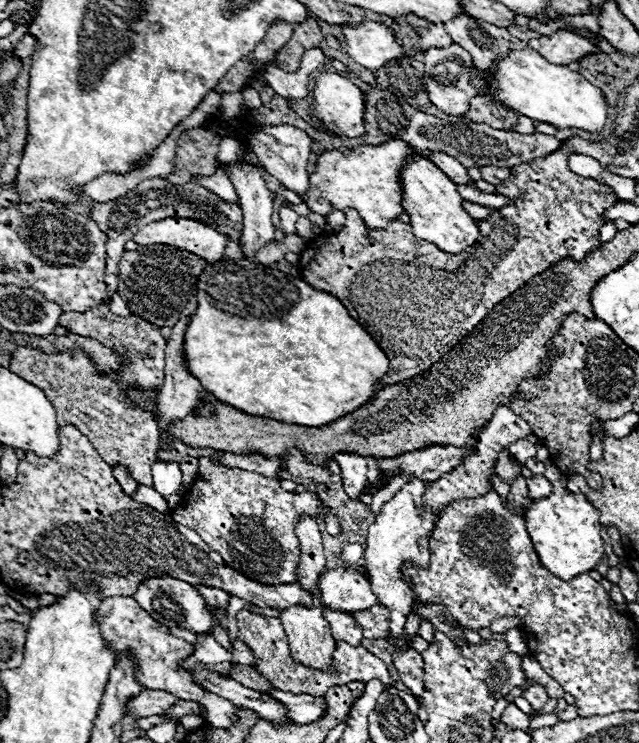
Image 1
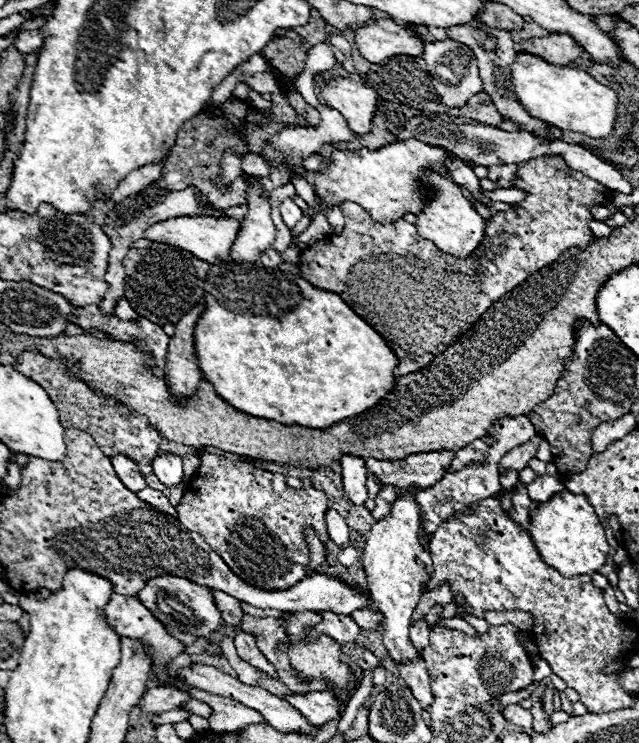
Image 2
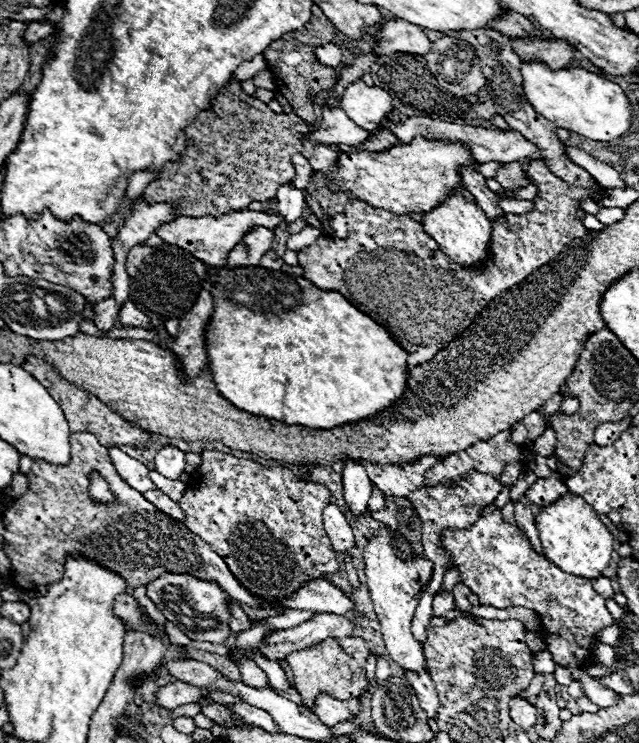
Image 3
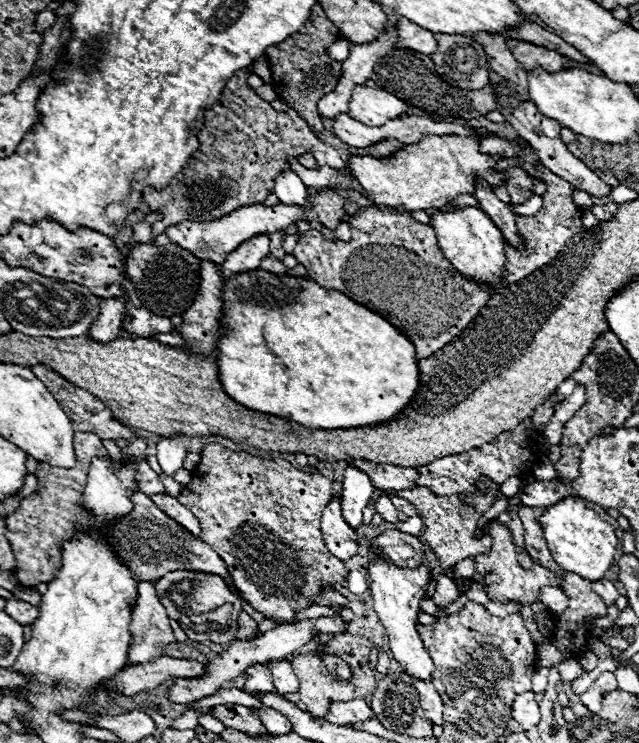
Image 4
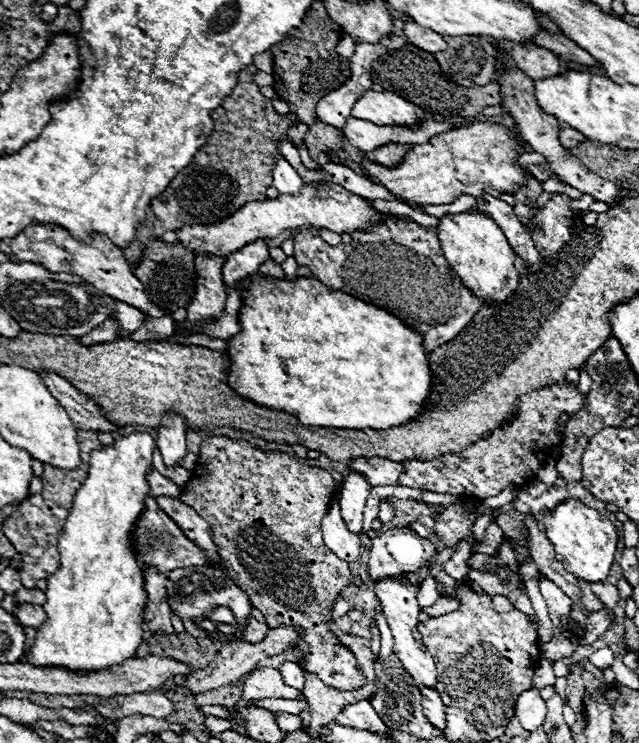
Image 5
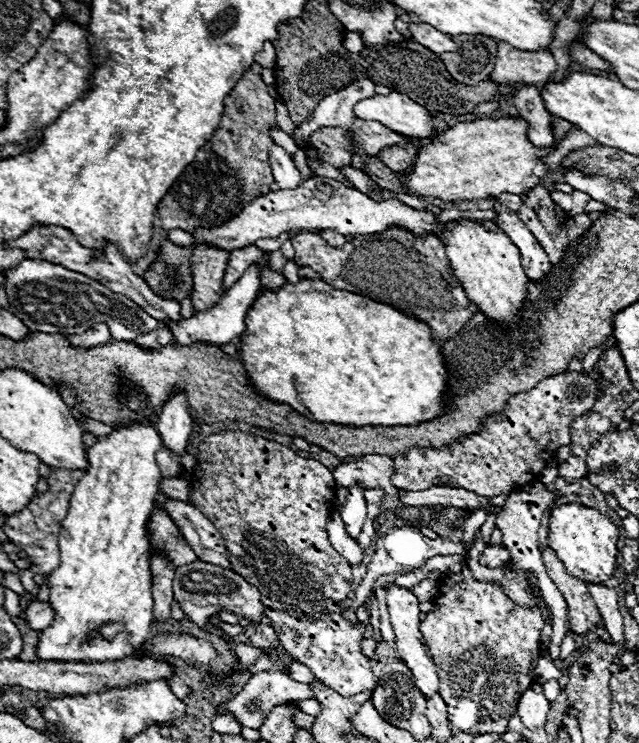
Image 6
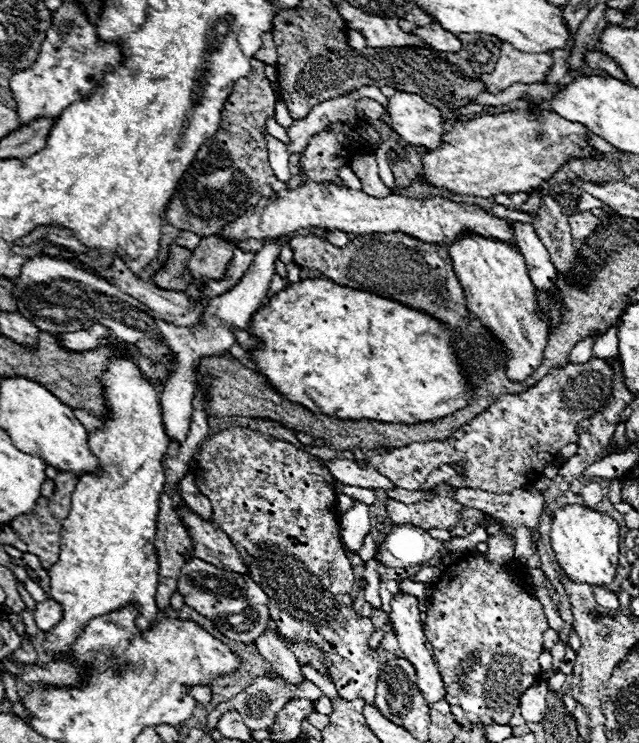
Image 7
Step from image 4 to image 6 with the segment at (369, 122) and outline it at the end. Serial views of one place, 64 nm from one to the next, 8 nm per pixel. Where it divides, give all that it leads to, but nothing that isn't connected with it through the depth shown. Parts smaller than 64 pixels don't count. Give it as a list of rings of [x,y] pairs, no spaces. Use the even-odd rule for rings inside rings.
[[[400,92],[364,98],[354,106],[354,114],[362,120],[376,120],[408,138],[430,138],[434,130],[430,112]]]

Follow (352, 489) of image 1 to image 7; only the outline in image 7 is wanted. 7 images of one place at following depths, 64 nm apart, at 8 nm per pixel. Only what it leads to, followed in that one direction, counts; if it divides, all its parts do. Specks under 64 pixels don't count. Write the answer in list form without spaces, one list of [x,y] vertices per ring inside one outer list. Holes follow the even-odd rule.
[[[354,500],[352,508],[340,514],[340,526],[342,526],[342,538],[348,550],[358,552],[366,532],[370,530],[370,514],[368,506],[360,500]]]

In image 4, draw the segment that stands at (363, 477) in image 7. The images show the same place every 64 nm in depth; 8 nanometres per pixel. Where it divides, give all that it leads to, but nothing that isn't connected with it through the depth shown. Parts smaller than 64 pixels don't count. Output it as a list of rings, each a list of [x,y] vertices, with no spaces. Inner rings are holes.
[[[356,460],[356,468],[364,470],[372,484],[380,490],[412,490],[416,488],[416,478],[418,470],[416,468],[402,468],[402,466],[392,466],[392,464],[376,464],[376,462],[364,462]]]

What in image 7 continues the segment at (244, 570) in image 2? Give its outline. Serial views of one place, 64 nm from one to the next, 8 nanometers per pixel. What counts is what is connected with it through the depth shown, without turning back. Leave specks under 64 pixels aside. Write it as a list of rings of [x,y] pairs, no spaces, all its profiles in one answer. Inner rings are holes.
[[[228,428],[204,440],[196,458],[194,478],[196,488],[212,504],[210,520],[228,534],[248,566],[248,576],[268,594],[268,610],[270,618],[276,622],[276,632],[284,640],[310,640],[324,650],[332,676],[330,682],[340,698],[364,698],[374,704],[380,658],[378,652],[368,648],[368,640],[376,628],[370,618],[360,618],[352,610],[350,590],[354,586],[354,572],[338,540],[336,480],[332,474],[314,456],[288,442],[274,440],[272,436],[248,428]]]

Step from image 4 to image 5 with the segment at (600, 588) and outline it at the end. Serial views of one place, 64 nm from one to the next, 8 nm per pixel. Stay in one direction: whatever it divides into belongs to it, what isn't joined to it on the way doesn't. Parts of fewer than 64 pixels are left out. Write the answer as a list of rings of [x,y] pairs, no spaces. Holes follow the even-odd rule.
[[[610,582],[592,584],[592,592],[598,596],[598,600],[600,600],[608,610],[612,610],[612,608],[618,604],[618,600],[620,600],[618,588],[616,588],[614,584],[610,584]]]

